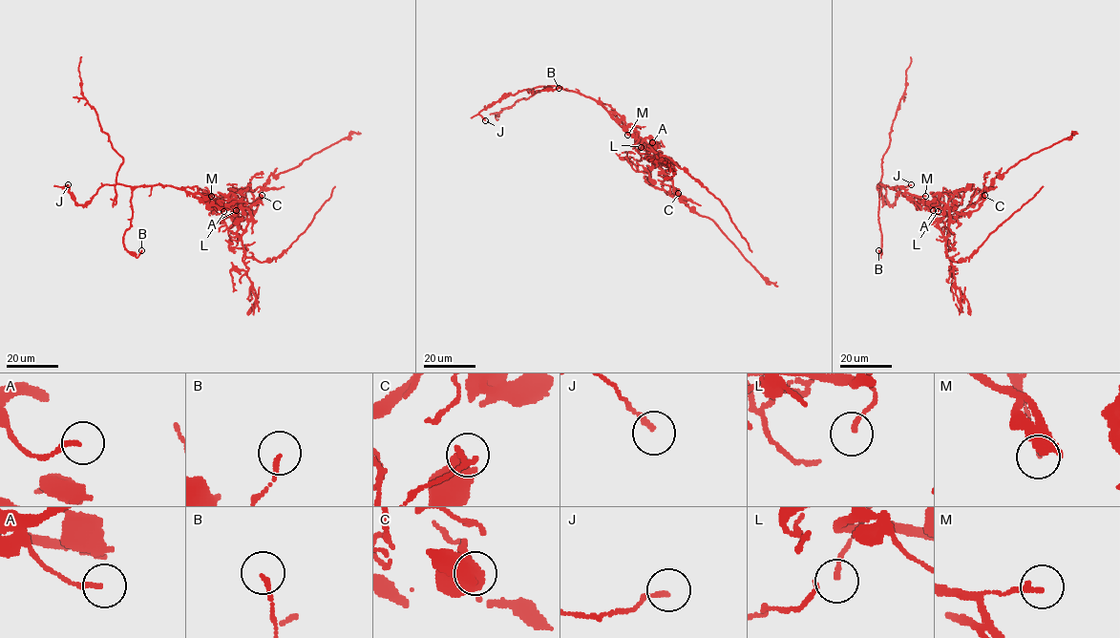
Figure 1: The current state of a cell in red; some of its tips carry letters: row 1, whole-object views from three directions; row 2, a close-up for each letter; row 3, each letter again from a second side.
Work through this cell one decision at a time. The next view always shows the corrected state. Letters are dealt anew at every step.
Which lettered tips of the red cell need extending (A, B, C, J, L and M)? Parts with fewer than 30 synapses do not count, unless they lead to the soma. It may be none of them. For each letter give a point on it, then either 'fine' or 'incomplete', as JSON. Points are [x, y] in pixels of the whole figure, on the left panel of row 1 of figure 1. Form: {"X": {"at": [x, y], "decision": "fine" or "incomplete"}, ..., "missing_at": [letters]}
{"A": {"at": [236, 210], "decision": "fine"}, "B": {"at": [141, 250], "decision": "fine"}, "C": {"at": [262, 195], "decision": "fine"}, "J": {"at": [68, 184], "decision": "fine"}, "L": {"at": [223, 211], "decision": "fine"}, "M": {"at": [211, 196], "decision": "fine"}, "missing_at": []}

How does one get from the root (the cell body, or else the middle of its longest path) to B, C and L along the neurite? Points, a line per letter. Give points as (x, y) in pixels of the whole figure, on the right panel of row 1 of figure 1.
B: (925, 202), (918, 196), (888, 186), (876, 186), (881, 232), (880, 257), (878, 250)
C: (925, 202), (952, 208), (959, 214), (969, 214), (979, 208), (984, 195)
L: (925, 202), (939, 206), (938, 211)

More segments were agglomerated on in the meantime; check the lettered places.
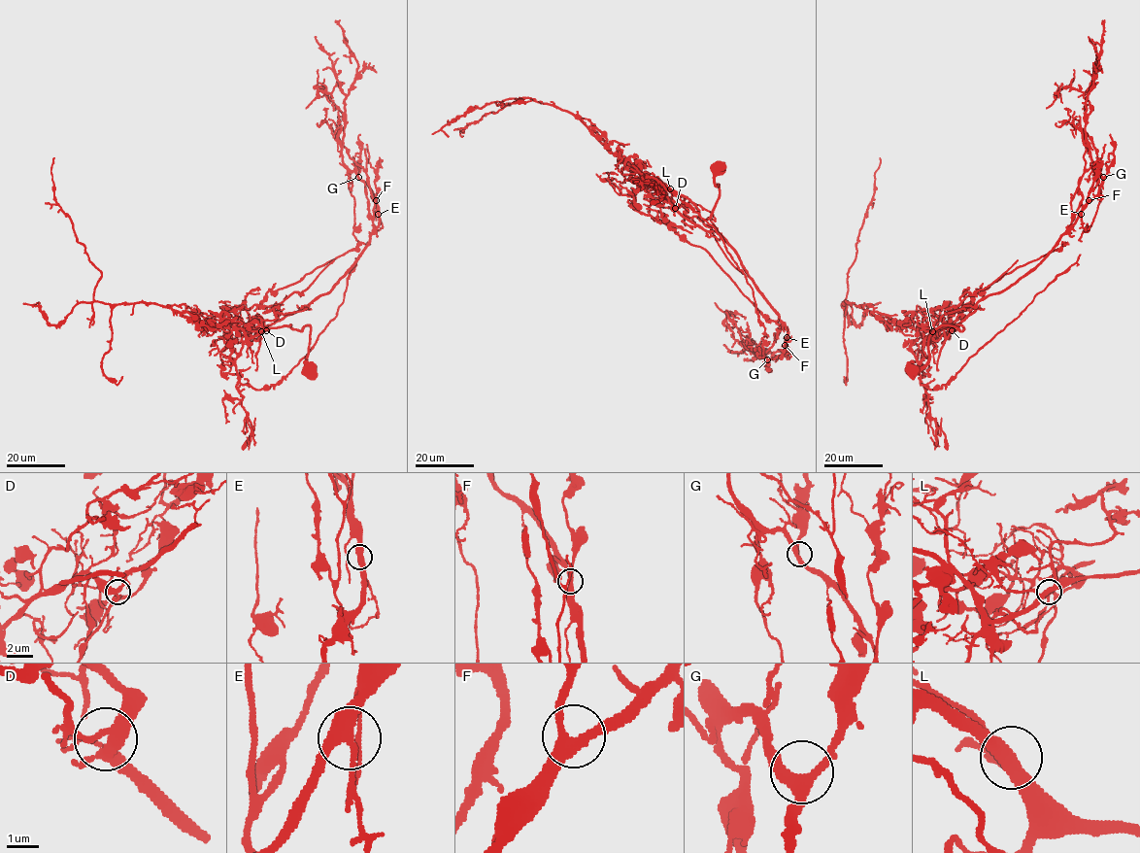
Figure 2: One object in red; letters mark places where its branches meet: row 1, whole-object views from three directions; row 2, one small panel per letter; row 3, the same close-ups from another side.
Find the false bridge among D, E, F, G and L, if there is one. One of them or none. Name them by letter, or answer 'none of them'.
none of them

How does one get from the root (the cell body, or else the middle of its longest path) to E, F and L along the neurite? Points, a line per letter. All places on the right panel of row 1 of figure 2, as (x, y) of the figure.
E: (912, 369), (927, 361), (935, 329), (961, 331), (939, 327), (952, 329), (1029, 273), (1081, 214)
F: (912, 369), (927, 361), (935, 329), (961, 331), (939, 327), (952, 329), (1029, 273), (1089, 200)
L: (912, 369), (927, 361), (929, 336), (935, 329), (952, 325), (961, 331), (963, 327), (946, 325), (932, 331)

